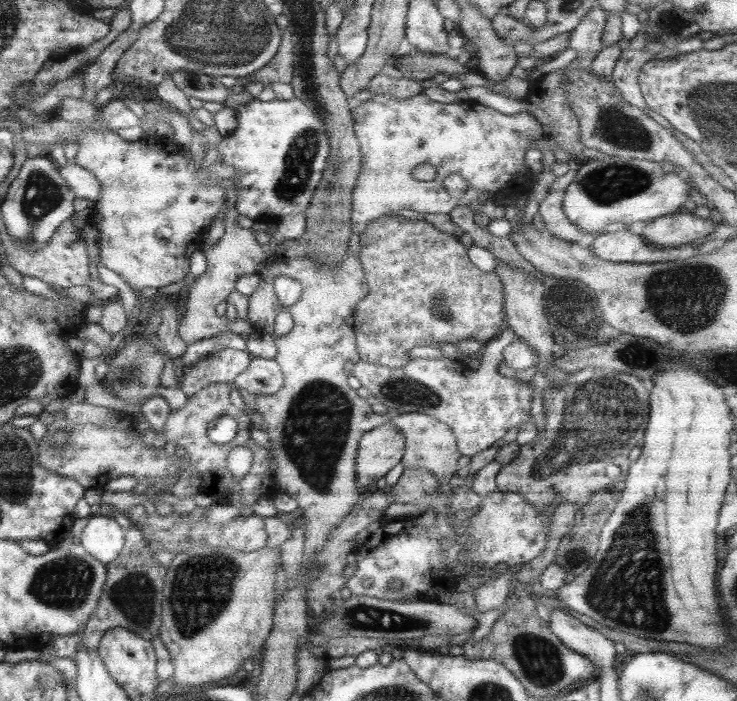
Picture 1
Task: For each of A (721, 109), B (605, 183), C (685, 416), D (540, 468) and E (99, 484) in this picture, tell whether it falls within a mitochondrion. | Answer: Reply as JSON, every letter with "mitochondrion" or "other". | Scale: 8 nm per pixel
{"A":"mitochondrion","B":"mitochondrion","C":"other","D":"mitochondrion","E":"other"}

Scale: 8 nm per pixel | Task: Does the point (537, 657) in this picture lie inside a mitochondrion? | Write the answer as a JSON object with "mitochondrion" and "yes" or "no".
{"mitochondrion":"yes"}

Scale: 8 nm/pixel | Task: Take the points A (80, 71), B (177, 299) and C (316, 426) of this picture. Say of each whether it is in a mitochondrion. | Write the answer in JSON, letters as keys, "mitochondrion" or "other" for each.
{"A":"other","B":"other","C":"mitochondrion"}

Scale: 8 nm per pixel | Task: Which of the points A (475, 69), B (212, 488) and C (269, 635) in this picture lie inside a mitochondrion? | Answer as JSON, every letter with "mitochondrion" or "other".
{"A":"other","B":"other","C":"other"}

